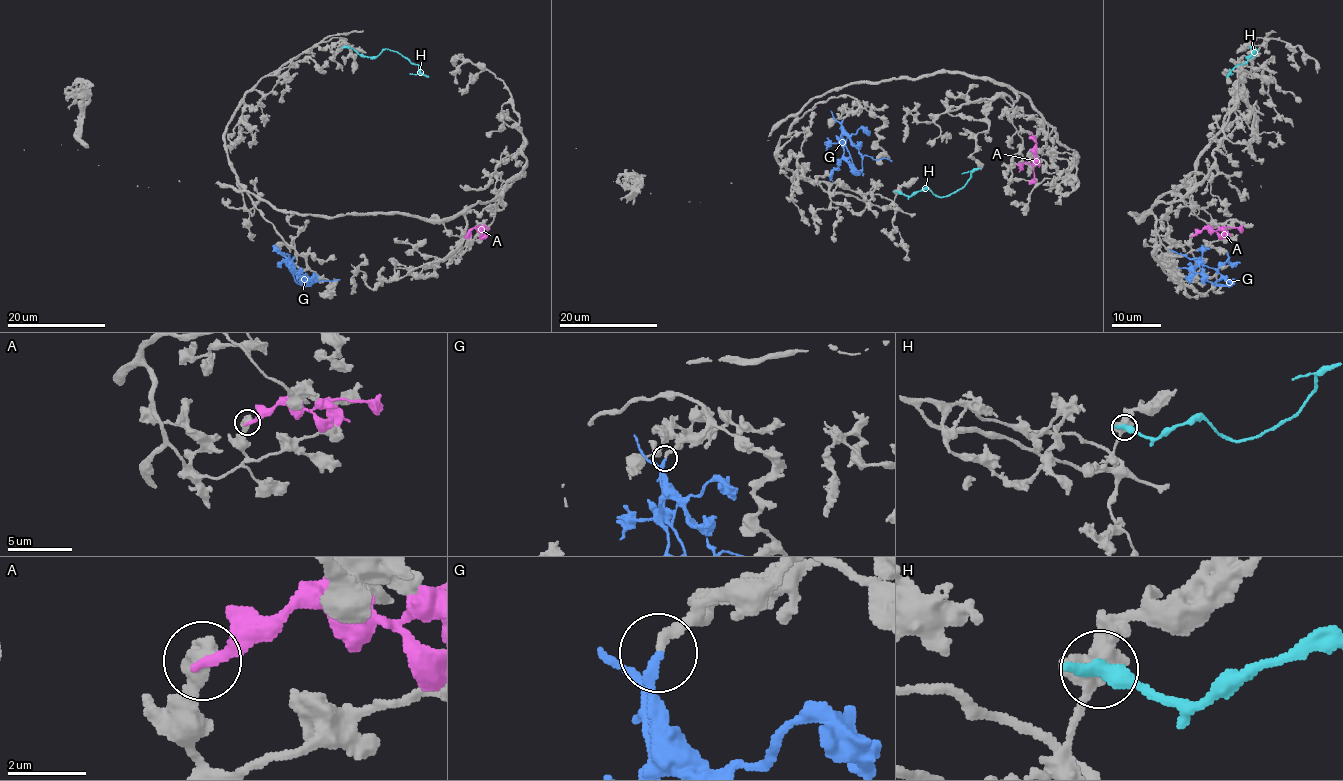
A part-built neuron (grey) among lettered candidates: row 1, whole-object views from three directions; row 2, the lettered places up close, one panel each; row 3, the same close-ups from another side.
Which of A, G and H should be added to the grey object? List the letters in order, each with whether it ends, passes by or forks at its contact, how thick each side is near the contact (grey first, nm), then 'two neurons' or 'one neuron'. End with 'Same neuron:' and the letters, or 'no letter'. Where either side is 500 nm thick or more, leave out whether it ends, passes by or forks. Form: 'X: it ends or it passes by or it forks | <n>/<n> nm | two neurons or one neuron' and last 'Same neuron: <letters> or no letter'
A: 550/240 nm | two neurons
G: it ends | 220/220 nm | one neuron
H: it ends | 400/480 nm | two neurons
Same neuron: G

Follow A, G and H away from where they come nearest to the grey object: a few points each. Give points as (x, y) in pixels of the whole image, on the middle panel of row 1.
A: (1031, 133), (1035, 157), (1034, 180), (1029, 184)
G: (842, 119), (842, 132), (863, 155), (891, 161)
H: (897, 192), (910, 196), (929, 189), (938, 197), (946, 196), (959, 191), (970, 173), (981, 167)

